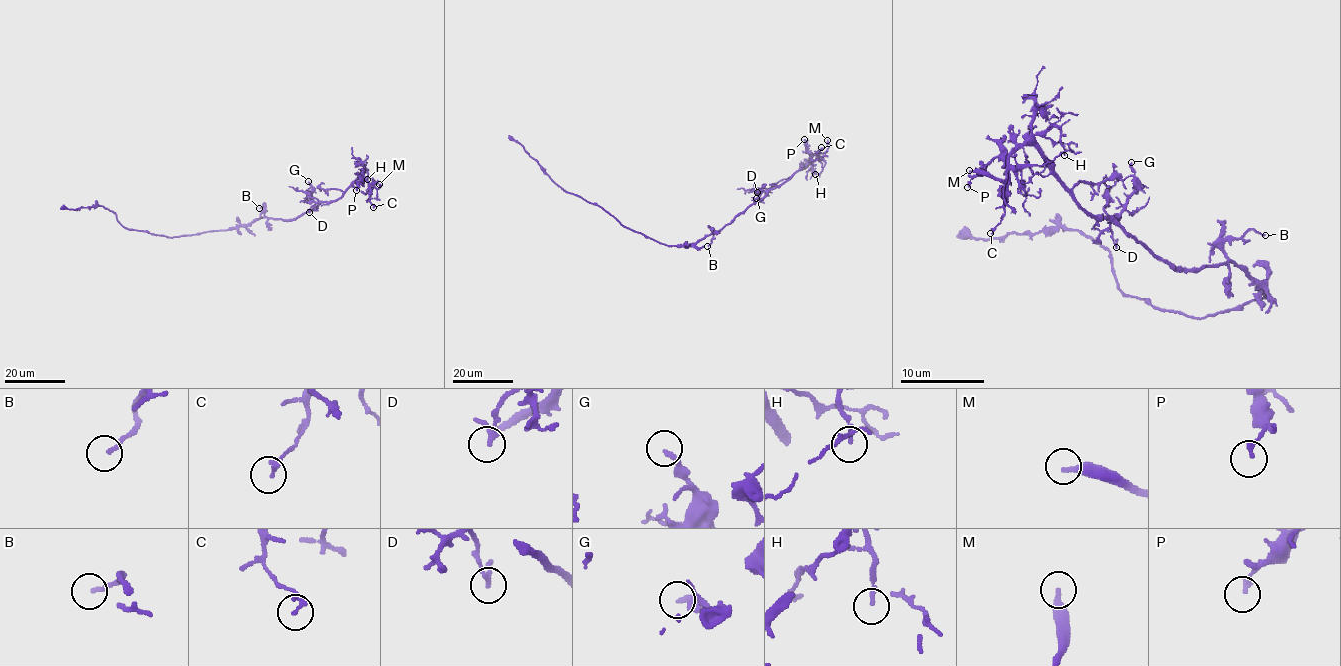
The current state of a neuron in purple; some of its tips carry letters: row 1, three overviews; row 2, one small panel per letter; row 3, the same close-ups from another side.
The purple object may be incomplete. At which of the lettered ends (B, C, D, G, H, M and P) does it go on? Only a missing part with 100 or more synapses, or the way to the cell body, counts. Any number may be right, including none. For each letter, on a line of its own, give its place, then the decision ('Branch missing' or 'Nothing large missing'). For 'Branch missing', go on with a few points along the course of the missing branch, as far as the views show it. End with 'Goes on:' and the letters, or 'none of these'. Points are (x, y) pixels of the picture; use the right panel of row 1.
B: Place: (1265, 235). Nothing large missing
C: Place: (990, 233). Nothing large missing
D: Place: (1116, 247). Nothing large missing
G: Place: (1131, 162). Nothing large missing
H: Place: (1064, 155). Nothing large missing
M: Place: (969, 170). Branch missing. Course of what is missing: (969, 170), (1122, 176), (1214, 233), (1265, 233)
P: Place: (967, 187). Nothing large missing
Goes on: M

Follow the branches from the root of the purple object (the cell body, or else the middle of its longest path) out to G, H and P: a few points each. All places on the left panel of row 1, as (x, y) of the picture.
G: (227, 230), (246, 226), (260, 217), (295, 220), (313, 210), (318, 203), (312, 199), (312, 186), (308, 181)
H: (227, 230), (246, 226), (260, 217), (295, 220), (322, 202), (337, 200), (365, 169), (367, 179)
P: (227, 230), (246, 226), (260, 217), (295, 220), (322, 202), (337, 200), (361, 175), (364, 178), (356, 190)

